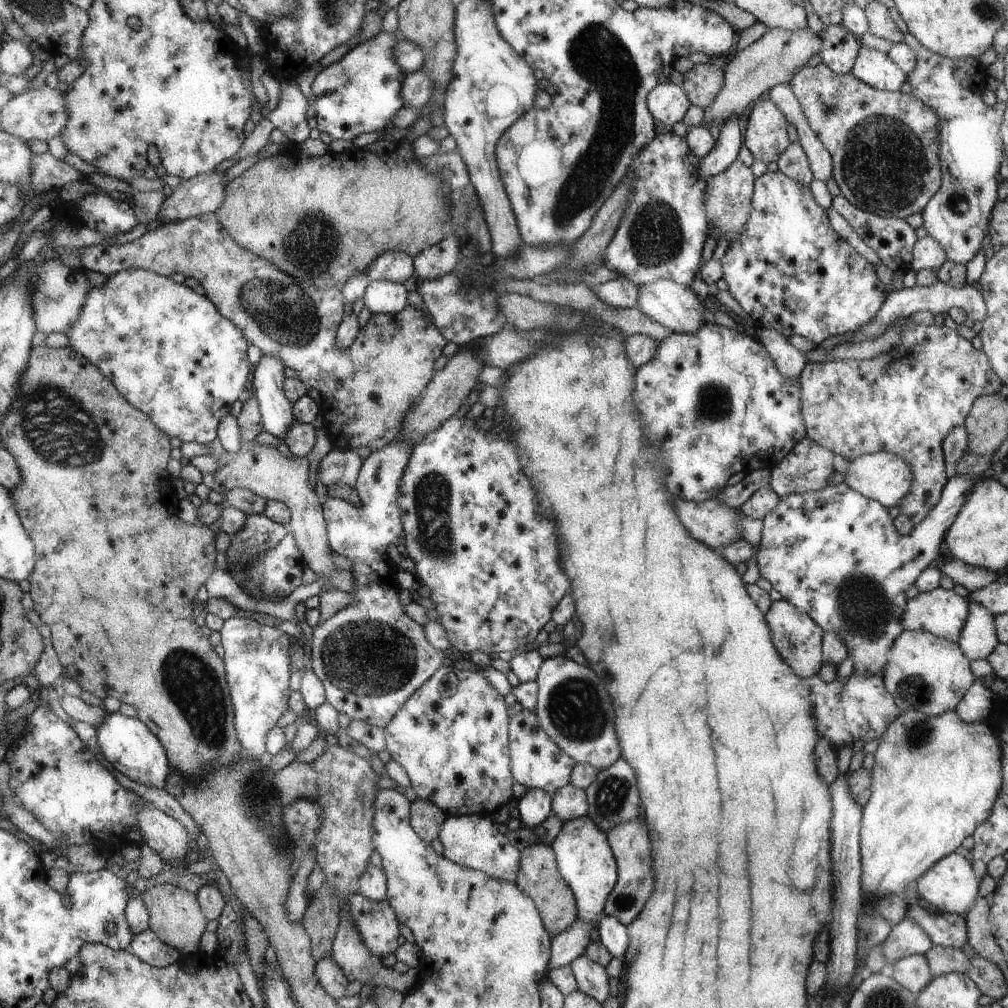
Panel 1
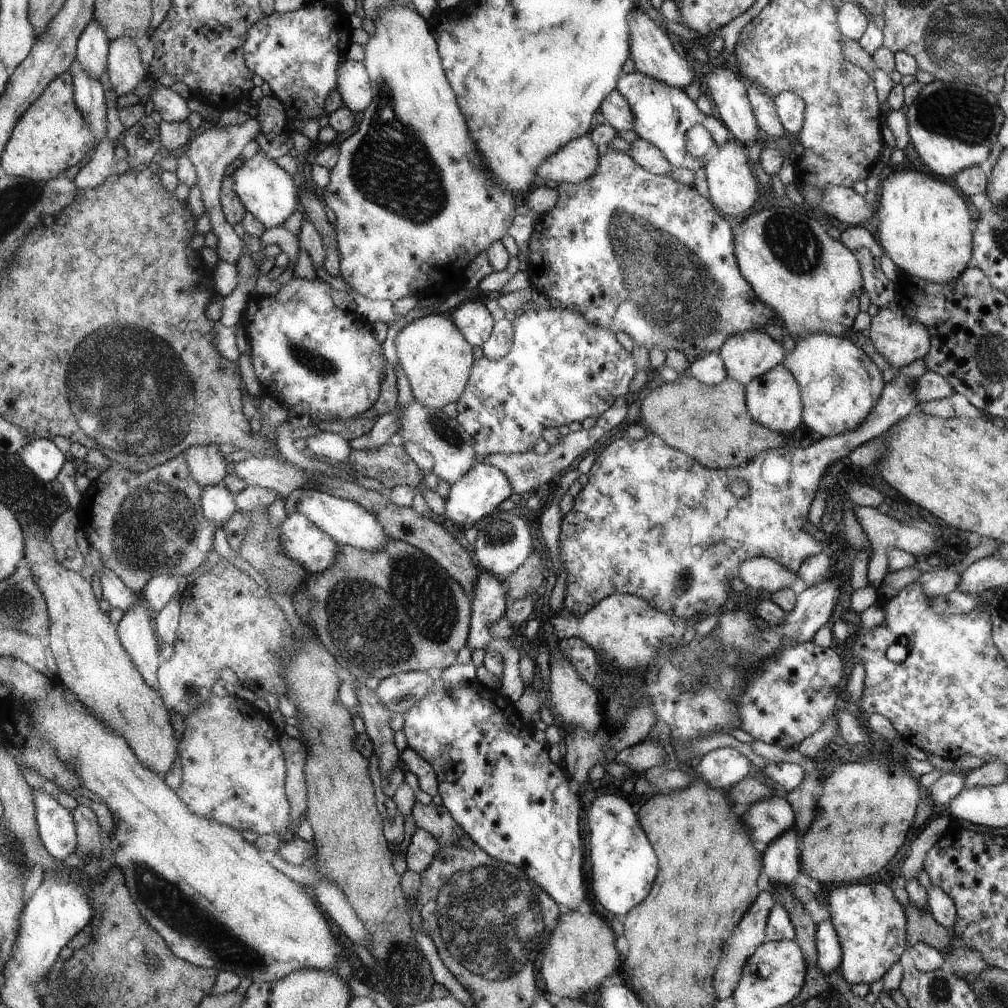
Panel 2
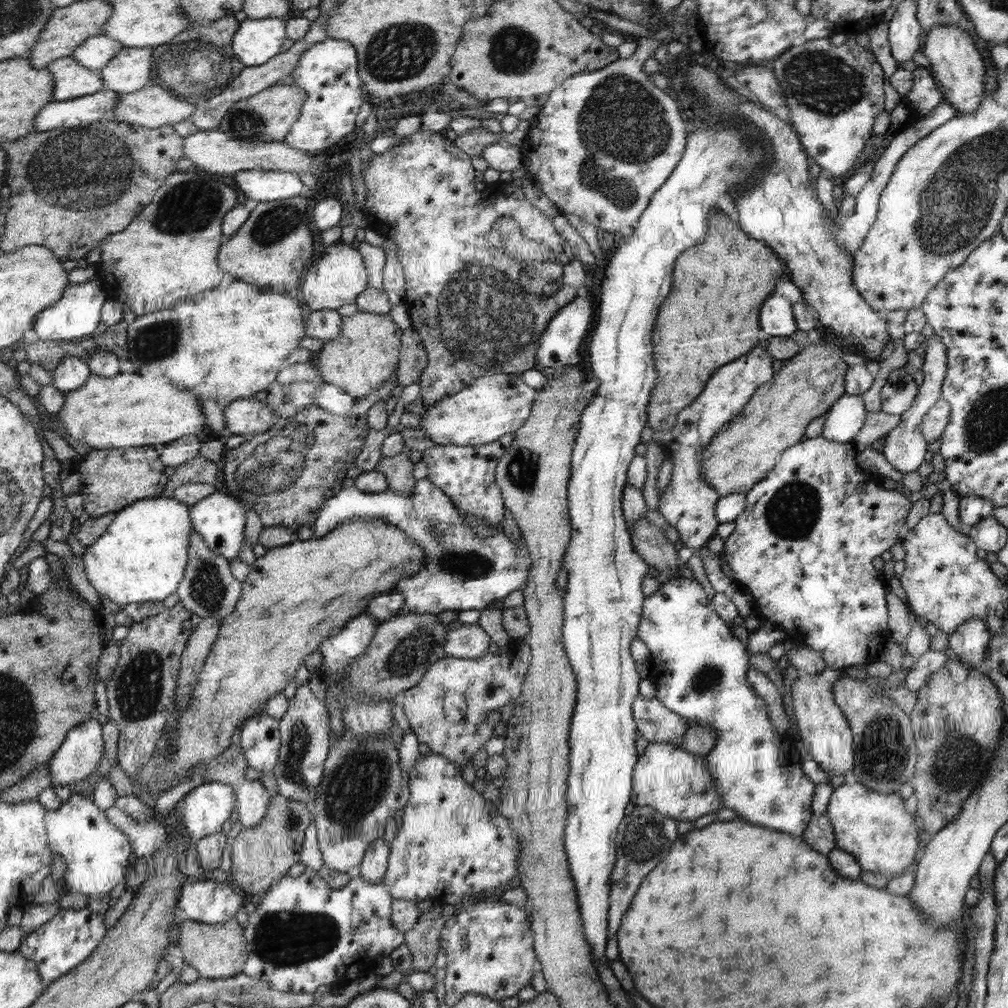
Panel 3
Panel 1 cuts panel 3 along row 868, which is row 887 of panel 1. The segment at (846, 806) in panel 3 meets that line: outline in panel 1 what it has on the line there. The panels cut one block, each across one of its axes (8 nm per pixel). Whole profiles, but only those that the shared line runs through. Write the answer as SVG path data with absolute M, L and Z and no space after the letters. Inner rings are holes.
M908 709L902 712L893 724L886 729L879 741L880 744L873 753L875 763L870 770L873 778L871 797L864 806L864 816L861 820L862 890L864 900L872 897L877 899L888 893L891 895L904 895L908 884L912 884L914 880L920 878L931 866L936 865L941 858L948 857L950 852L954 852L962 844L964 838L968 838L976 830L977 826L986 822L998 798L1003 781L1002 749L998 735L986 724L985 720L967 723L958 716L956 710L938 716L929 716L917 710Z

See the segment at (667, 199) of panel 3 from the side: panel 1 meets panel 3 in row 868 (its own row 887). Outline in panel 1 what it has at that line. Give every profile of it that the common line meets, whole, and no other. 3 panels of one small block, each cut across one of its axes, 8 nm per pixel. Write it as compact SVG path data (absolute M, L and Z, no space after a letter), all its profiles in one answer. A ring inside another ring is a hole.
M589 816L566 821L549 844L557 855L557 867L574 893L577 918L596 924L604 915L605 904L617 881L617 862L605 832Z

